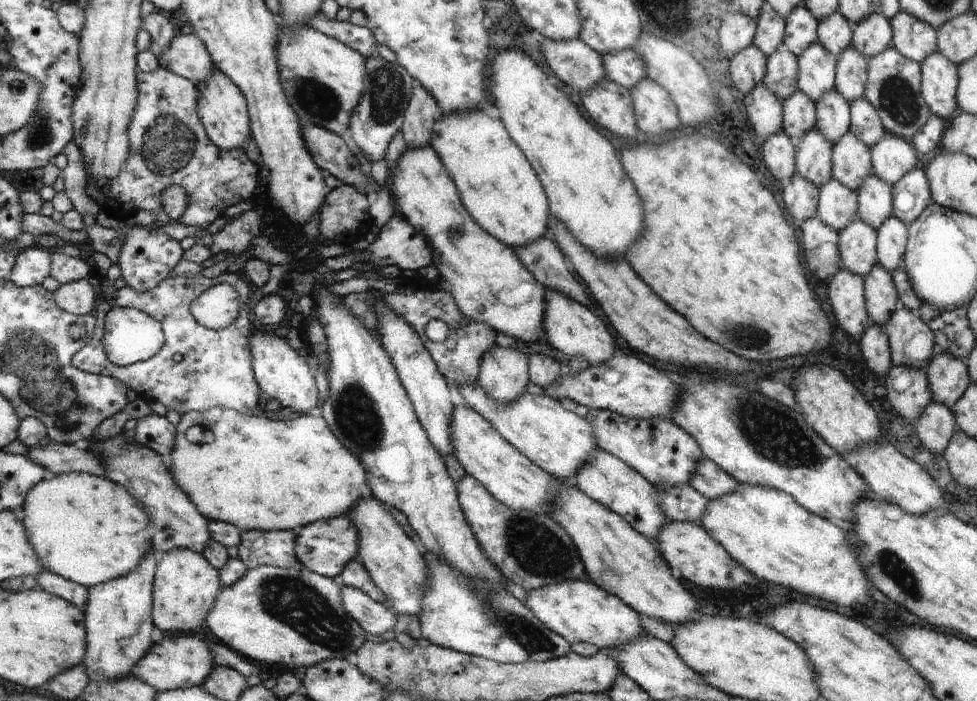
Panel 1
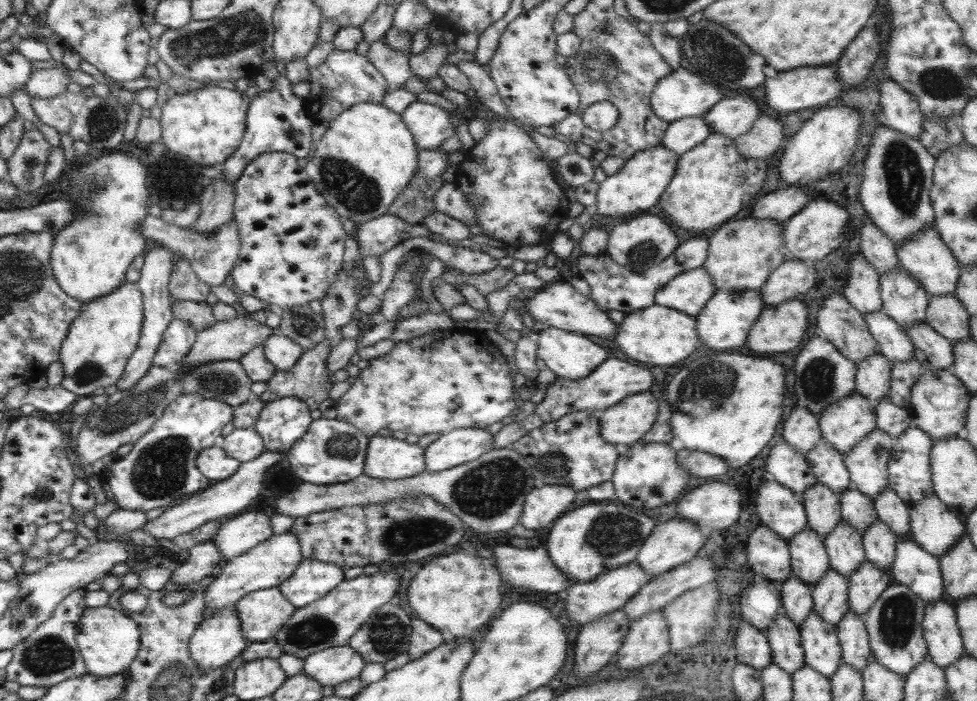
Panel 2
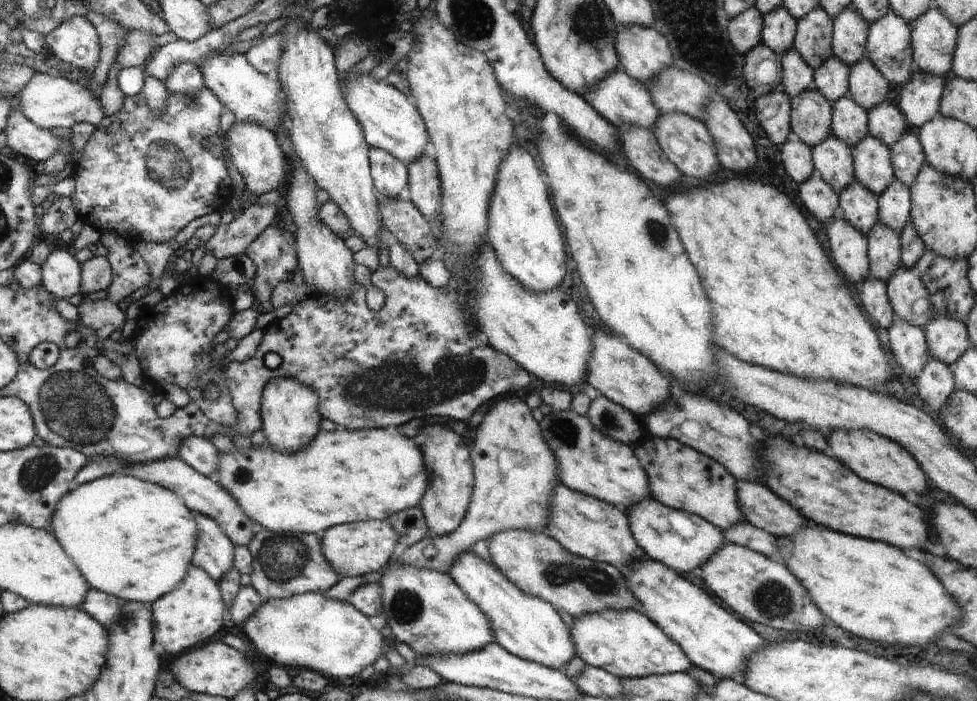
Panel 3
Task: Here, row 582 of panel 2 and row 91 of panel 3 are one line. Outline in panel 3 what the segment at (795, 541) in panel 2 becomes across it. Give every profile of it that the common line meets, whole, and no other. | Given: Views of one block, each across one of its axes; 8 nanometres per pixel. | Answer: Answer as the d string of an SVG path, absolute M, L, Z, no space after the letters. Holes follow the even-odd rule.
M812 86L790 98L791 137L814 147L830 134L830 104Z

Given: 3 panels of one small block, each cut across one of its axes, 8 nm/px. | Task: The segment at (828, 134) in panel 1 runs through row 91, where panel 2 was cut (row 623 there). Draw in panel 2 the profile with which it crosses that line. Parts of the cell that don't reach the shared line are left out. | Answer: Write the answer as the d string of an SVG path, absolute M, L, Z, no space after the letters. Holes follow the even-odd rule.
M828 566L819 583L811 587L812 611L823 621L837 626L848 610L847 588L846 577Z

